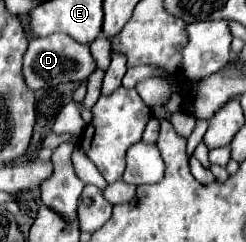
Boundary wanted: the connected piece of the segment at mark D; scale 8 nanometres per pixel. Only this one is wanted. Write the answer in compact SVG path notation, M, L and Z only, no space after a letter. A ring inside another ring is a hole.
M53 33L47 37L35 37L29 41L29 47L23 55L23 77L29 89L45 89L45 87L55 87L61 83L69 81L85 81L89 75L97 69L97 63L91 55L89 45L77 43L75 39L69 39L69 35L63 33Z

